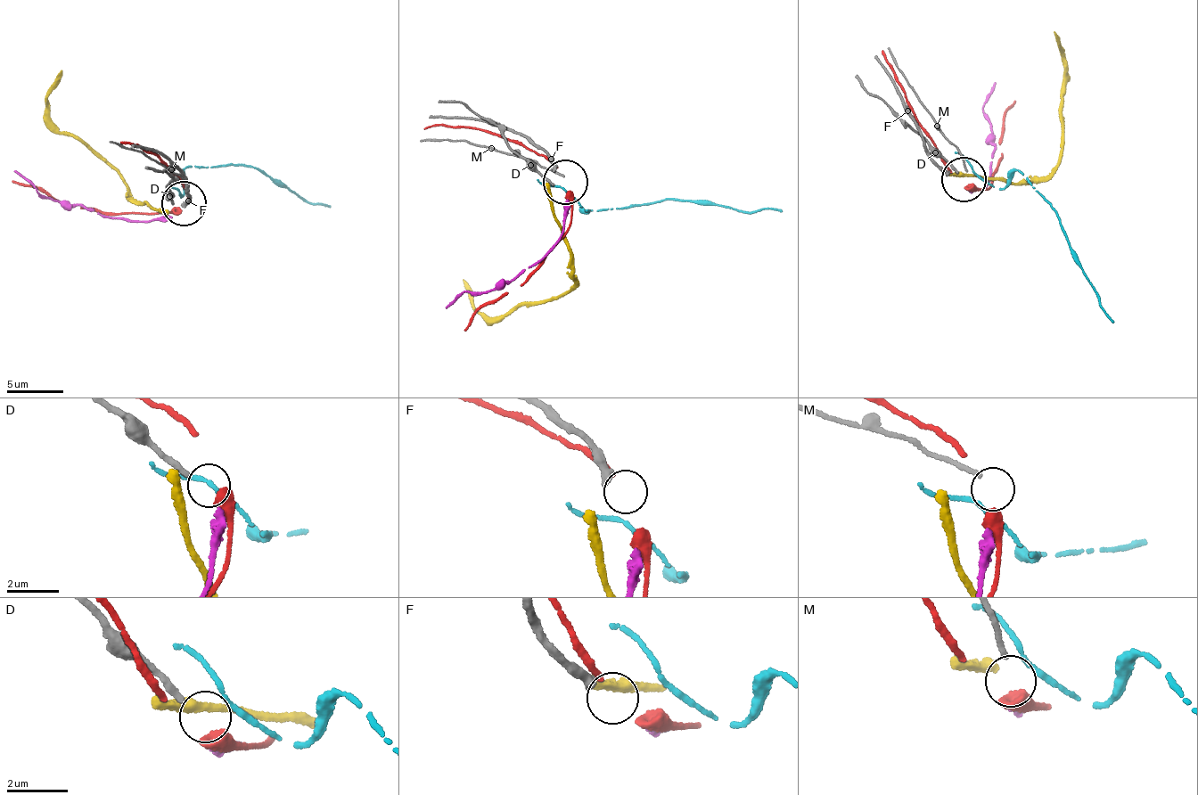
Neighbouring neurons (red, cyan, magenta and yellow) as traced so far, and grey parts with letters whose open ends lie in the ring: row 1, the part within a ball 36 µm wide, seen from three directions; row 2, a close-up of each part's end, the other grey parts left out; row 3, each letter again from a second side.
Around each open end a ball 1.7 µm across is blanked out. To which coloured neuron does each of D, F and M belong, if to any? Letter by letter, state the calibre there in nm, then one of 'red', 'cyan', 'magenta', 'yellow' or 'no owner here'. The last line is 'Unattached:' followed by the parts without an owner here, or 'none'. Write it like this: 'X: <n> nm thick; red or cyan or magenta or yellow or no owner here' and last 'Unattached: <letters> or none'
D: 200 nm thick; no owner here
F: 300 nm thick; no owner here
M: 160 nm thick; no owner here
Unattached: D, F, M

